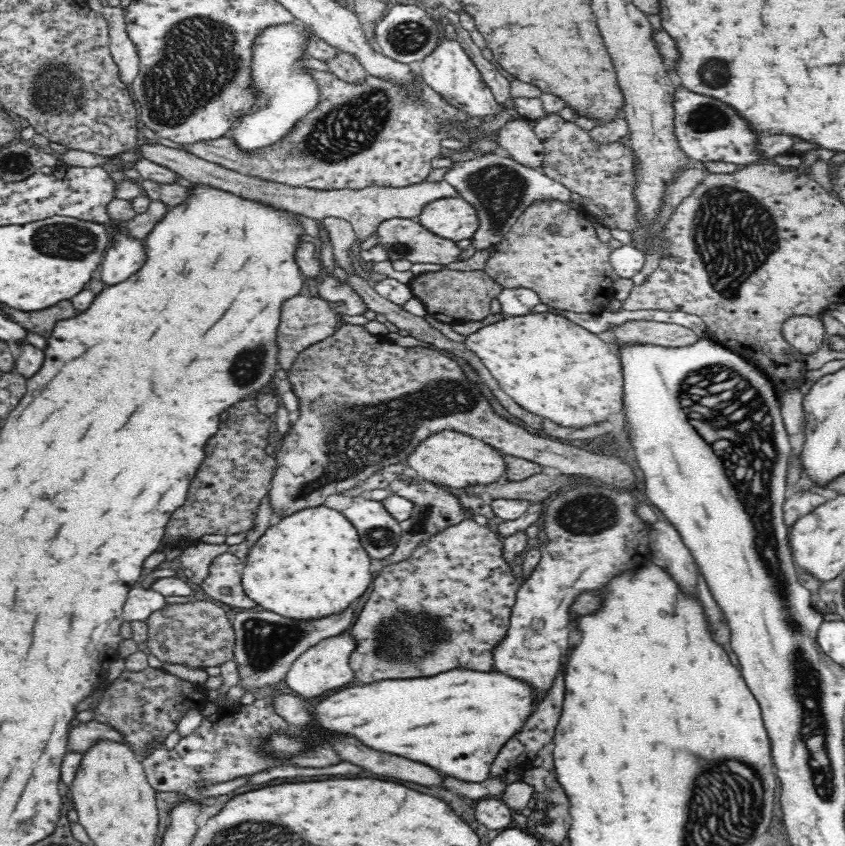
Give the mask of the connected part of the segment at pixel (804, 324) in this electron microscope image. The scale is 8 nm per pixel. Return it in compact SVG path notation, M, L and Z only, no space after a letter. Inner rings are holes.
M794 316L794 318L786 320L786 324L782 328L782 336L802 356L816 354L822 348L824 338L828 338L820 316L816 316L816 318Z

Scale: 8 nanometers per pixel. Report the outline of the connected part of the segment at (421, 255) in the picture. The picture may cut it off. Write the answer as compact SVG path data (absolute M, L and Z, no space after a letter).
M392 218L386 220L378 226L376 230L378 236L378 244L388 252L388 260L410 260L414 266L416 264L440 264L446 266L450 262L458 262L460 256L460 248L456 246L454 240L446 240L436 236L434 232L430 232L428 228L424 228L418 220L408 220L408 218Z

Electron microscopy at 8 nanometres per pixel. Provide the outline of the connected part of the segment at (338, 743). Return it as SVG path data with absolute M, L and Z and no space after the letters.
M330 736L328 738L330 748L336 750L340 760L356 764L364 770L370 770L374 774L410 780L416 784L430 784L430 786L442 786L442 776L432 770L426 764L418 764L400 756L390 756L388 752L380 752L374 748L366 748L360 740L354 740L354 736Z

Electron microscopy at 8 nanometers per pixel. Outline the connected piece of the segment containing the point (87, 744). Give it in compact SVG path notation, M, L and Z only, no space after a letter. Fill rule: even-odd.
M92 720L92 722L82 722L80 726L72 728L68 740L70 740L70 742L68 742L68 750L70 750L70 752L82 752L82 754L84 754L86 750L90 750L98 740L114 740L114 742L120 742L120 744L126 742L124 736L122 736L118 730L114 730L114 728L108 726L108 724L96 722L96 720Z

